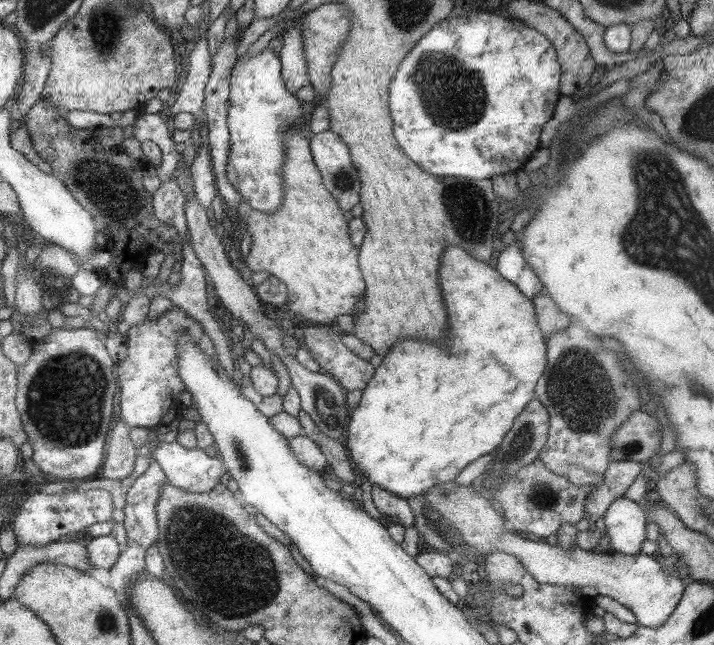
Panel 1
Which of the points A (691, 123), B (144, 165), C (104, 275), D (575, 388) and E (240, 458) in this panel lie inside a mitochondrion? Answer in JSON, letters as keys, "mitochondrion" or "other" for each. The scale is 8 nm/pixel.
{"A":"mitochondrion","B":"other","C":"other","D":"mitochondrion","E":"mitochondrion"}

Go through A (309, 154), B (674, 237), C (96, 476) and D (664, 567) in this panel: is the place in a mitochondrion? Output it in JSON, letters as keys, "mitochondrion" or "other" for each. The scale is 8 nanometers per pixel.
{"A":"other","B":"mitochondrion","C":"other","D":"other"}

